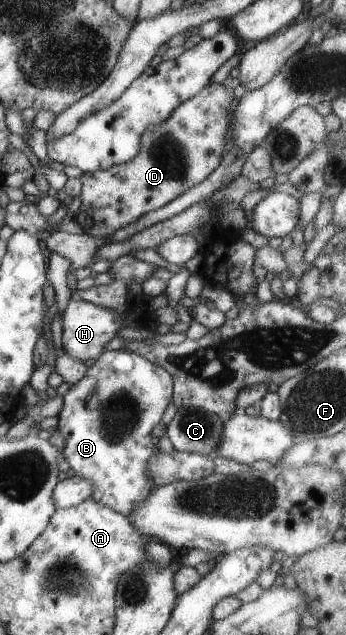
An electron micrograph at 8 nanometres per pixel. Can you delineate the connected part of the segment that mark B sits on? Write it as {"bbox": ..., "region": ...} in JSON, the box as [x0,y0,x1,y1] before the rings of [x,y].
{"bbox":[56,350,173,516],"region":[[[109,350],[102,352],[95,360],[93,365],[87,368],[85,374],[76,382],[73,383],[68,391],[62,396],[63,404],[62,409],[57,415],[59,421],[56,427],[56,433],[63,435],[64,444],[62,444],[60,451],[64,456],[66,463],[69,467],[74,469],[75,476],[83,477],[84,479],[90,480],[93,483],[94,489],[88,498],[92,498],[96,503],[103,505],[104,507],[110,508],[116,513],[121,513],[123,516],[126,516],[132,511],[135,511],[135,505],[139,504],[141,501],[144,501],[144,498],[151,492],[151,489],[156,487],[150,483],[145,467],[147,466],[147,459],[149,455],[157,449],[156,446],[152,445],[150,441],[150,430],[156,424],[160,424],[160,417],[166,409],[166,405],[171,401],[171,395],[173,390],[173,381],[169,376],[169,373],[162,369],[158,364],[152,363],[147,359],[144,359],[141,355],[130,350]]]}

